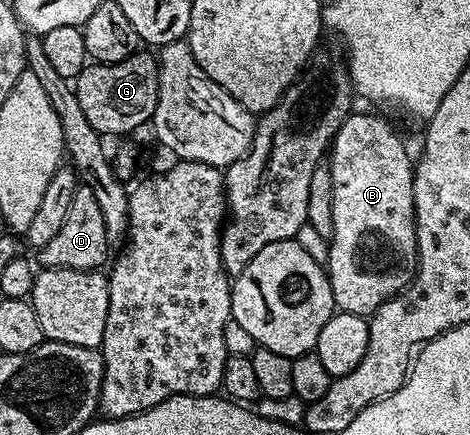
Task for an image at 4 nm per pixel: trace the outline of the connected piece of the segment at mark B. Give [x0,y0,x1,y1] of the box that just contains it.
[327,110,417,318]

